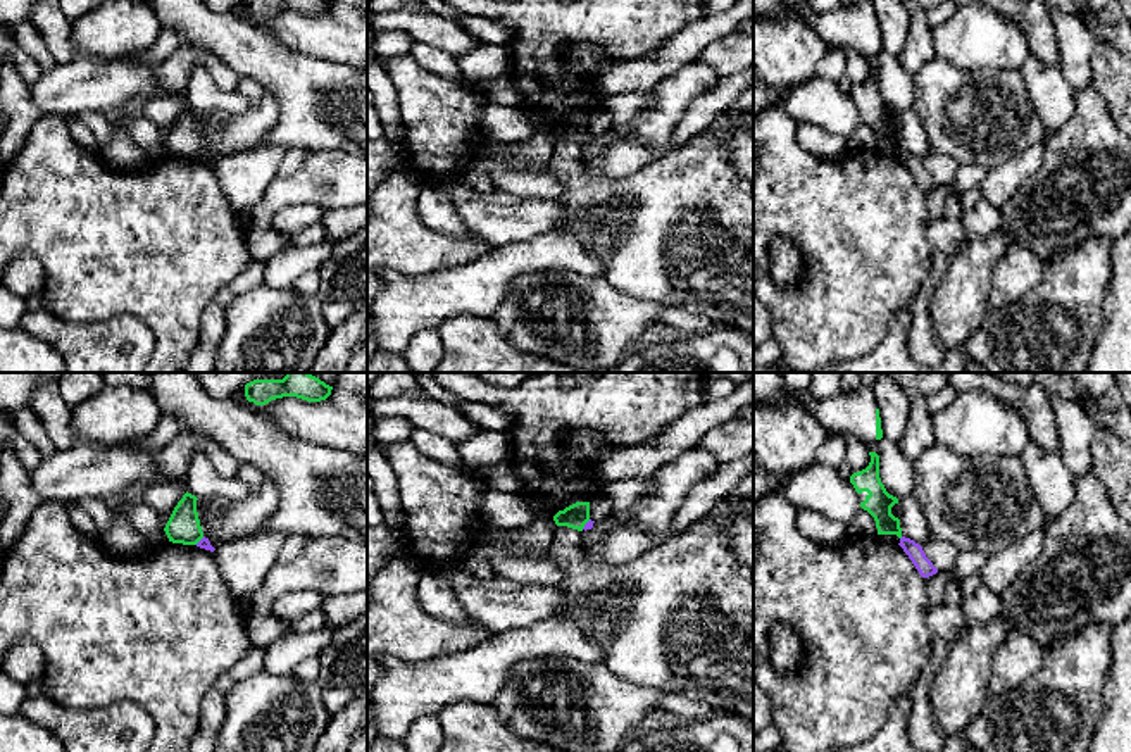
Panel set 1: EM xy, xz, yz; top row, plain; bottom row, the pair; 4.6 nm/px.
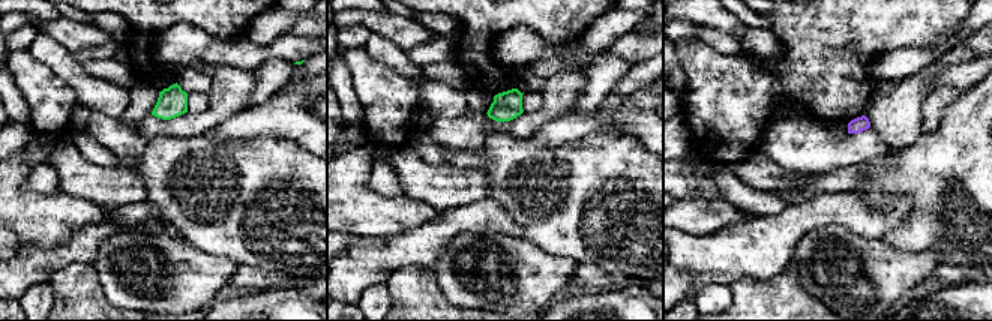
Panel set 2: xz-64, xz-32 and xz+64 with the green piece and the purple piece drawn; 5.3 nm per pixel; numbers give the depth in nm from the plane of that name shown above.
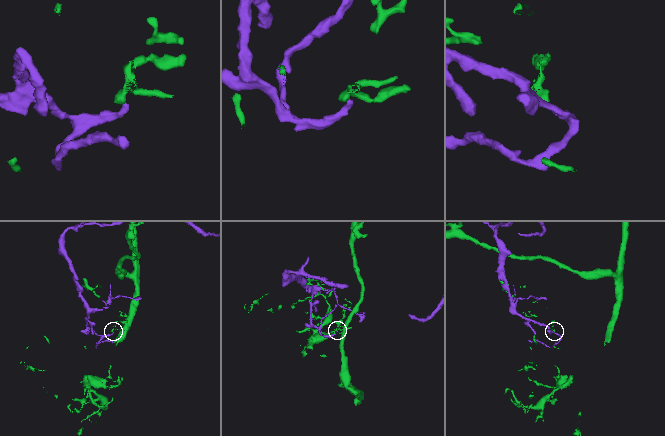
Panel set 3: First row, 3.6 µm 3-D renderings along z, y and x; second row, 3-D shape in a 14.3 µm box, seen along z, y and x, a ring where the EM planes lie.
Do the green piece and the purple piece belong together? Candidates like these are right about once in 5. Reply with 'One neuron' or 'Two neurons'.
Two neurons

